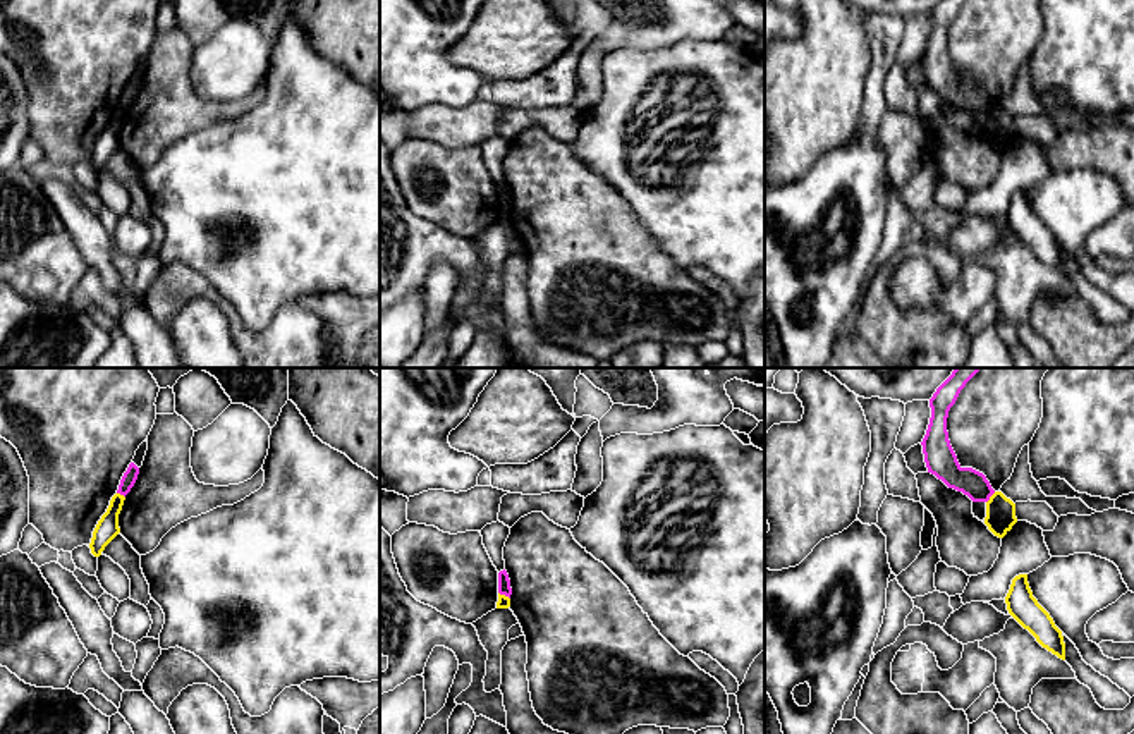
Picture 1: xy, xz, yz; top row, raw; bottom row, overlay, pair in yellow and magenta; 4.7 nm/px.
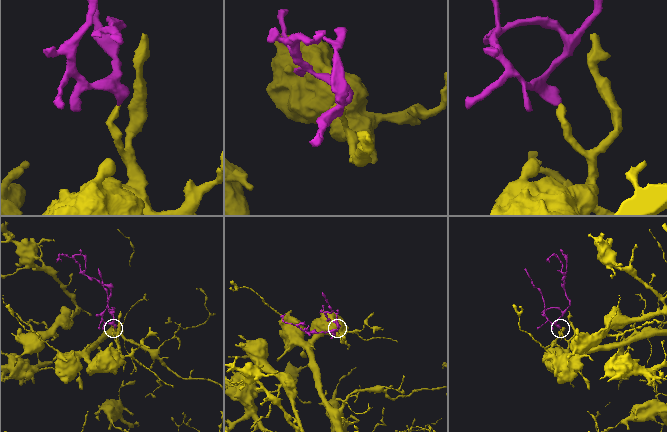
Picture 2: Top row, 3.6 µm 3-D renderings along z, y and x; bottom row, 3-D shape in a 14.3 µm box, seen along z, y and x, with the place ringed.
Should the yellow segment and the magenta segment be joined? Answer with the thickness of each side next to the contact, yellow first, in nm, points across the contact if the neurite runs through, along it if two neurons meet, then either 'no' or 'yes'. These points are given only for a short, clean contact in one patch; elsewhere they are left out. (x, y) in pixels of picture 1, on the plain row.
140/130 nm | along yz (995, 107), (987, 117) | no

